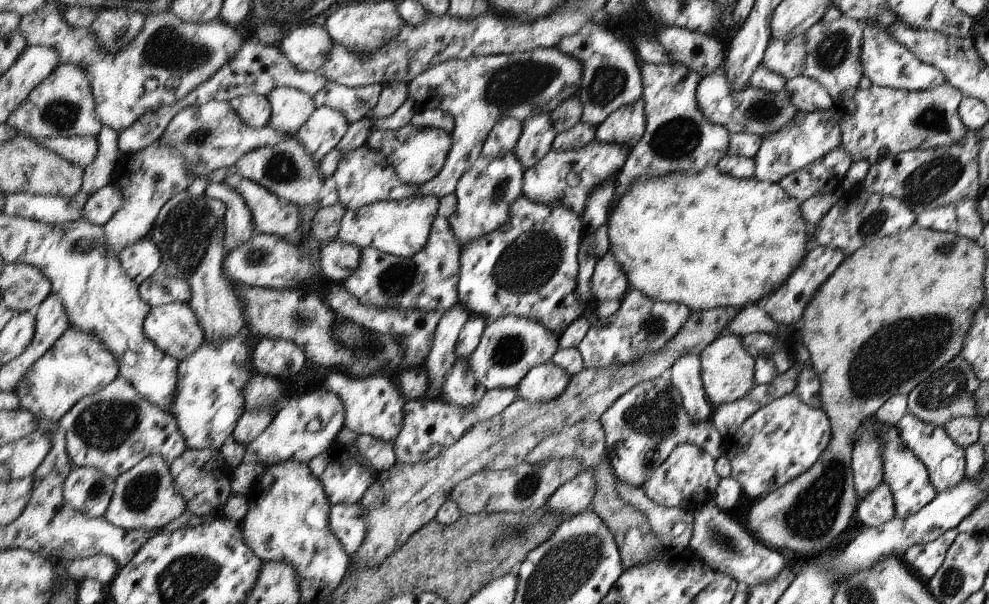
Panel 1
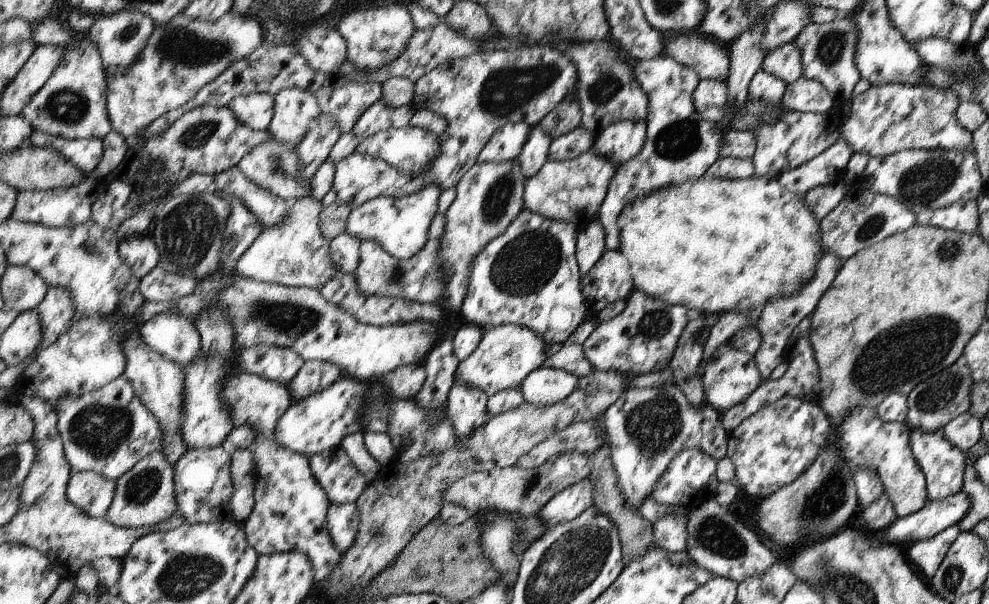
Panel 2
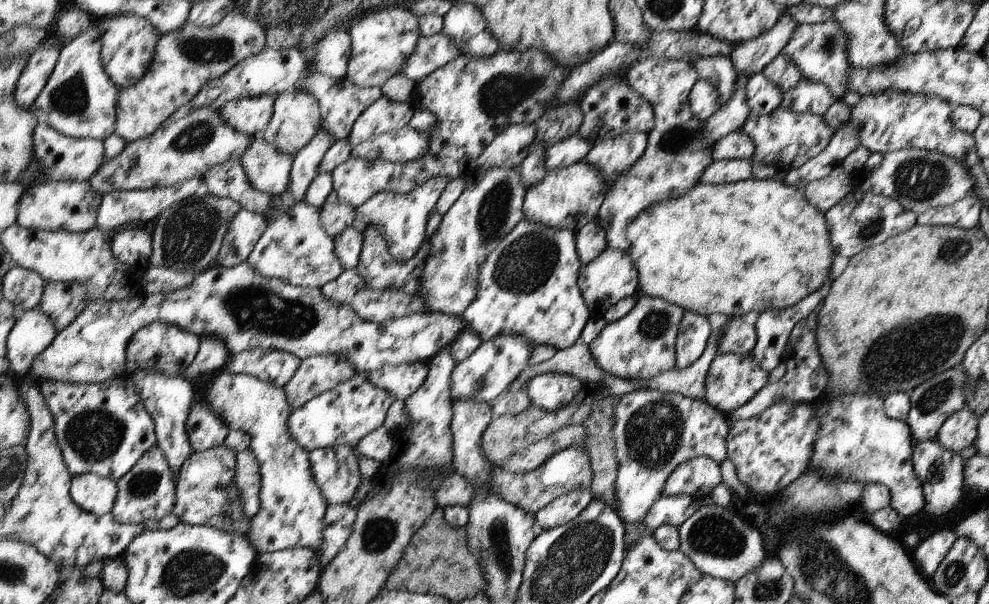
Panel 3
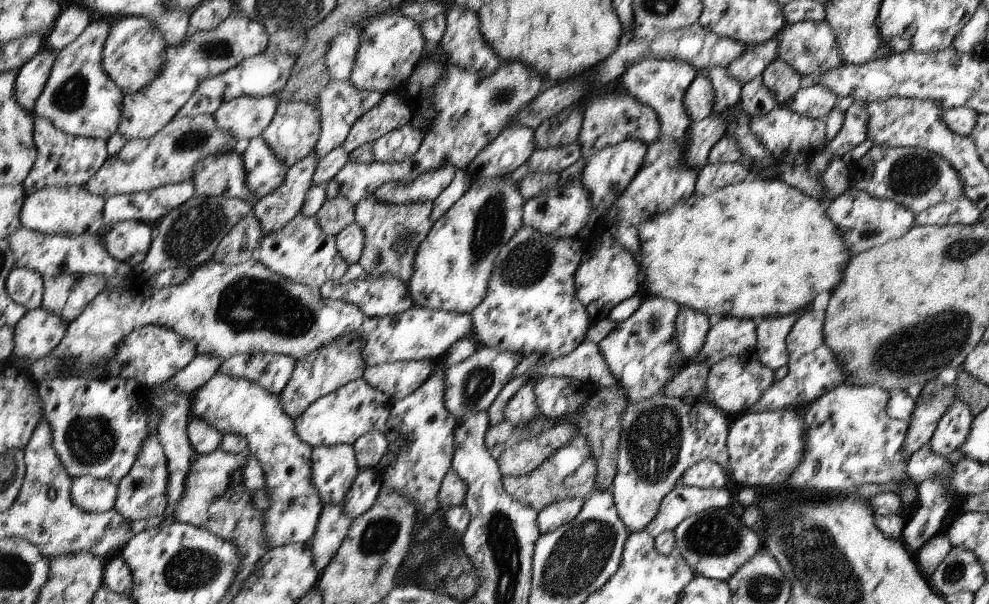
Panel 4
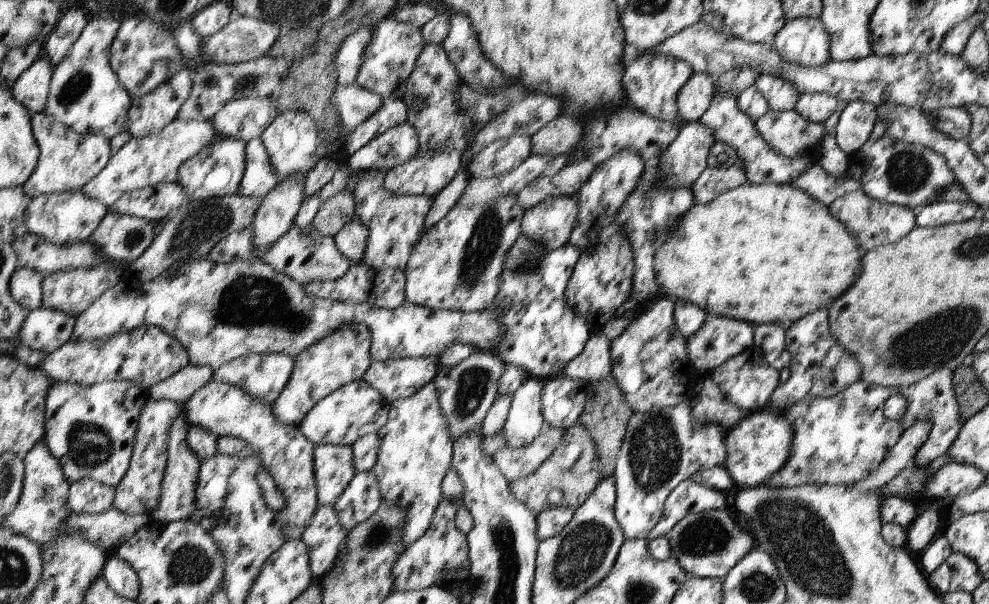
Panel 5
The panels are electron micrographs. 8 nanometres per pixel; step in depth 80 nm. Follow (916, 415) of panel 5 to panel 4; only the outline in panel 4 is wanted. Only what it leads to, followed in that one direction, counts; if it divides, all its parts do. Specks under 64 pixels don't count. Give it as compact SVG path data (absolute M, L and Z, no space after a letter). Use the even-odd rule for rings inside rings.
M956 398L951 402L951 408L943 414L942 420L928 442L931 450L937 455L947 455L958 450L970 432L973 414L969 406Z

